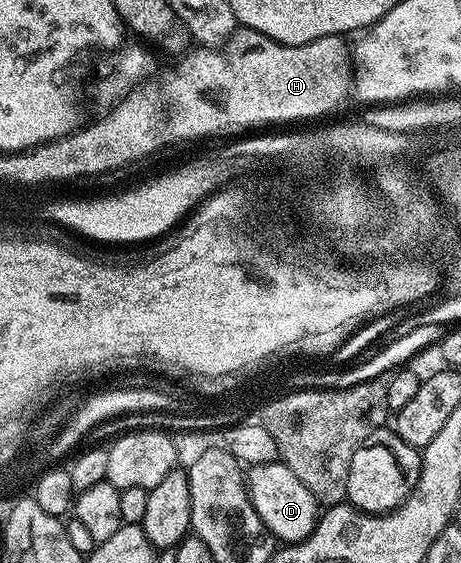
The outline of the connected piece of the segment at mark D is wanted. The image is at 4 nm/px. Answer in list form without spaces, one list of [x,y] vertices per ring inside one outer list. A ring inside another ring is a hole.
[[[284,461],[250,466],[247,471],[247,486],[255,513],[259,513],[266,531],[274,540],[282,539],[280,542],[285,545],[301,543],[315,529],[319,518],[317,499],[311,489],[307,489],[307,485],[303,485],[303,481],[291,473]]]

